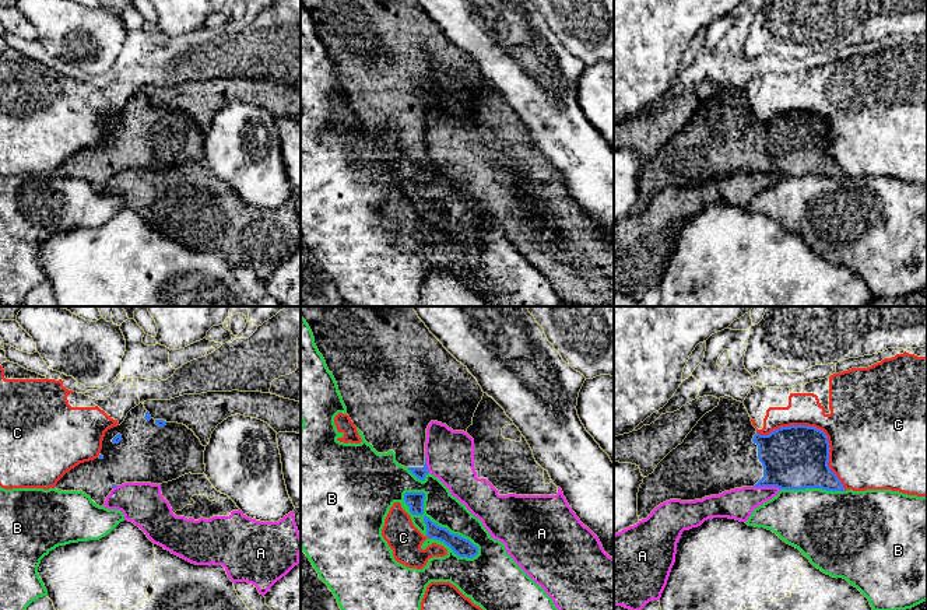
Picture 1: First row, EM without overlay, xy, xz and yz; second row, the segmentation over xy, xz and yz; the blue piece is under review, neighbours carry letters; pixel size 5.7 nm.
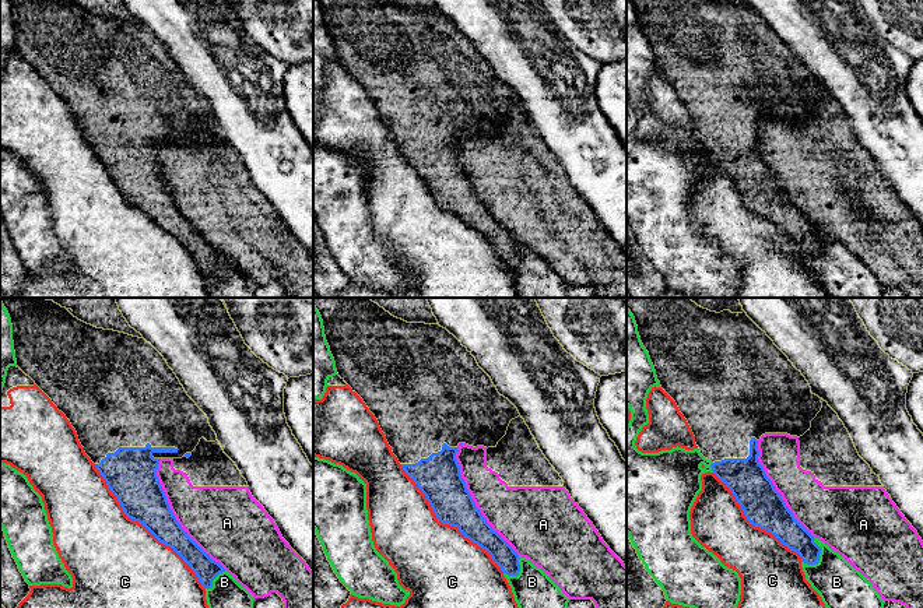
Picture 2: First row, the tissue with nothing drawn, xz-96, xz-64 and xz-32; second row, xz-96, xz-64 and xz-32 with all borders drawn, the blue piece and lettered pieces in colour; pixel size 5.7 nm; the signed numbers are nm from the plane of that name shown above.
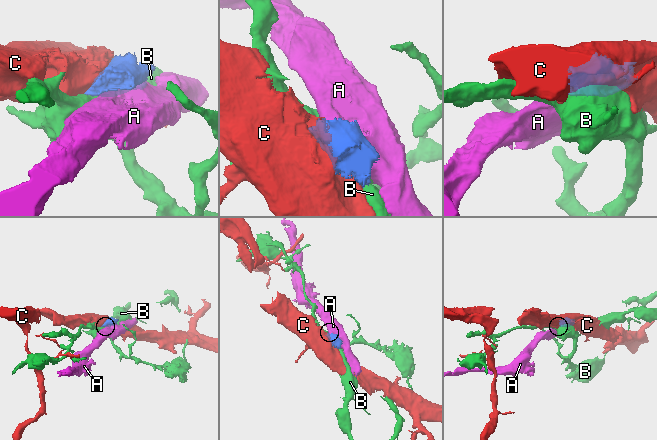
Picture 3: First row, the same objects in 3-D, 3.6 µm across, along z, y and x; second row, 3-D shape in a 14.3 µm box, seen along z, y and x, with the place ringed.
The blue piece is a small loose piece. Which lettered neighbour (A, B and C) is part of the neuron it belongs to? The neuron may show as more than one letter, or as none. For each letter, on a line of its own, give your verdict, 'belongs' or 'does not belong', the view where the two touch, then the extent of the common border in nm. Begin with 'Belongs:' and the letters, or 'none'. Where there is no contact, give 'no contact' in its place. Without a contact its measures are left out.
Belongs: none
A: does not belong; meets blue in yz; contact 160 nm long
B: does not belong; meets blue in xz; contact 550 nm long
C: does not belong; meets blue in yz; contact 600 nm long

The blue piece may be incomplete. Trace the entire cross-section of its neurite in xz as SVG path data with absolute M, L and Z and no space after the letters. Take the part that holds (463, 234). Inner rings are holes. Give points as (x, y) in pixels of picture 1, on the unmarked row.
M424 203L424 208L426 211L426 222L443 228L459 243L473 245L478 241L478 234L474 232L470 227L450 220L446 214L438 213L426 203Z

